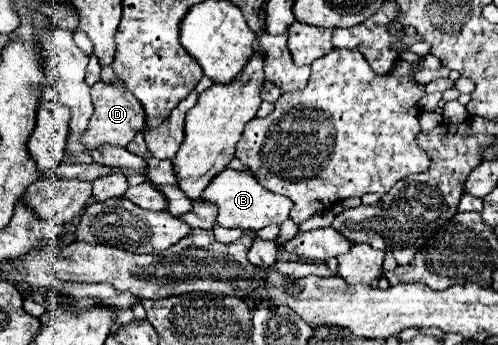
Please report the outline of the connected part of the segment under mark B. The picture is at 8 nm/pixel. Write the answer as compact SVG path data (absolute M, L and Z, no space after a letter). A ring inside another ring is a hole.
M231 168L223 170L221 174L217 174L211 180L211 184L201 194L201 200L211 202L219 208L219 216L217 216L219 226L223 226L223 228L243 228L243 230L261 230L269 224L281 224L283 220L289 218L289 210L293 208L289 198L265 190L249 170L237 172L237 170L231 170Z

